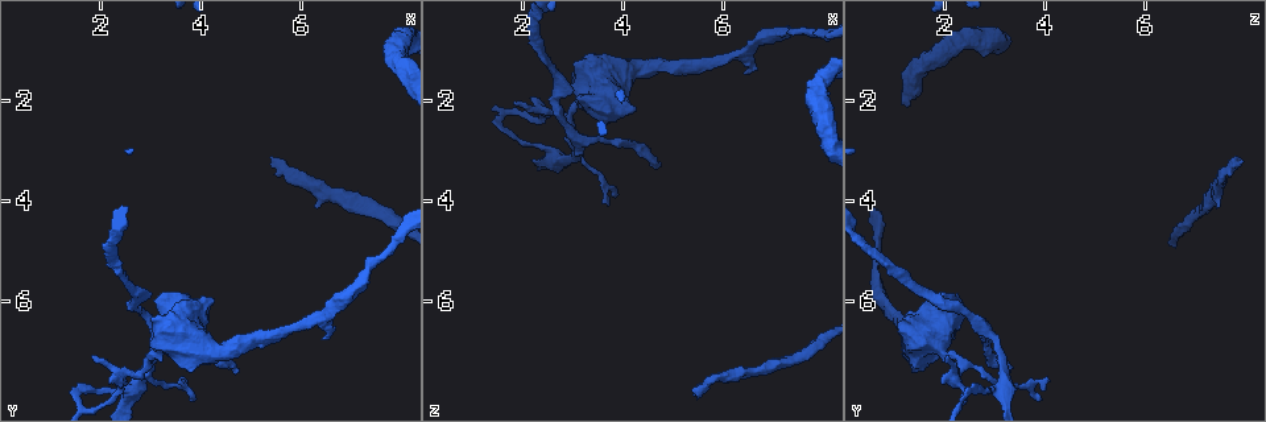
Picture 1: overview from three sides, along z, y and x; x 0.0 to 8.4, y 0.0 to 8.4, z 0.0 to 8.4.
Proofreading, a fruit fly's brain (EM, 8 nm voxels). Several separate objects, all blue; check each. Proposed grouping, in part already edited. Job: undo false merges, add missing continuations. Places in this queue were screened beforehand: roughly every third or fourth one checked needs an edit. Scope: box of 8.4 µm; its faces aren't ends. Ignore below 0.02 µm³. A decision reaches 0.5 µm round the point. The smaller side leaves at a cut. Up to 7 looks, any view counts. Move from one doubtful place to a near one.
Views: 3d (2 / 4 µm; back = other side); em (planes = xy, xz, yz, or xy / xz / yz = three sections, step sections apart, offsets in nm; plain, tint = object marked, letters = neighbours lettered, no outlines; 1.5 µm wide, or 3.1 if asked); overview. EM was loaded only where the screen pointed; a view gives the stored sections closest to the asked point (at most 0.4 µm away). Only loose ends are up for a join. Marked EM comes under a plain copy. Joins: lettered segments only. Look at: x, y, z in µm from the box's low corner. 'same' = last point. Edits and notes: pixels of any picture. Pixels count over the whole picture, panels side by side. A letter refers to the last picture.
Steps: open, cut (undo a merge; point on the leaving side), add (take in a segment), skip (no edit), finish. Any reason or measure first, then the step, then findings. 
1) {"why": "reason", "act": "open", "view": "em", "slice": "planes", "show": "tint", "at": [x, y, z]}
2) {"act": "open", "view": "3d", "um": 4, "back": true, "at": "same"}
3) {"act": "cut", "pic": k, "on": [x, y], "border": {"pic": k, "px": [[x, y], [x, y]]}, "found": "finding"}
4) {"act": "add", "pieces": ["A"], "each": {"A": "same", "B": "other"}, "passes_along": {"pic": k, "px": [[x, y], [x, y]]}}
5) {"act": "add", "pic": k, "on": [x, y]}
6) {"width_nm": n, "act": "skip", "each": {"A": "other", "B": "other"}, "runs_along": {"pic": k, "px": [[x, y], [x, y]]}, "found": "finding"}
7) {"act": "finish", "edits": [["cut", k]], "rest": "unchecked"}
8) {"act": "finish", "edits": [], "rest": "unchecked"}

{"why": "tapers out", "act": "open", "view": "3d", "um": 4, "at": [4.75, 7.40, 3.20]}

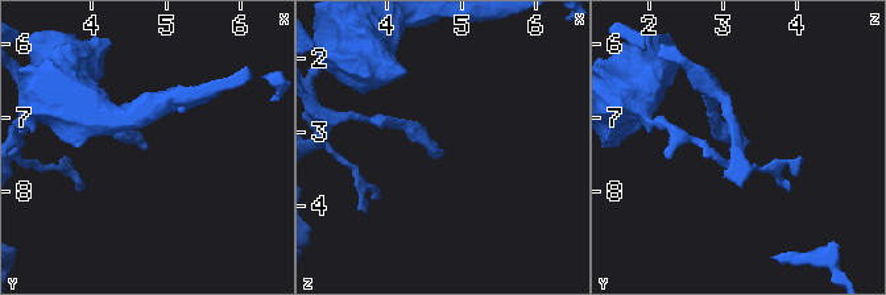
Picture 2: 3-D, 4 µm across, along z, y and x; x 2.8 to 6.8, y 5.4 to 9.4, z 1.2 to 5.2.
{"why": "need the tissue", "act": "open", "view": "em", "slice": "planes", "show": "letters", "at": [4.75, 7.45, 3.20]}

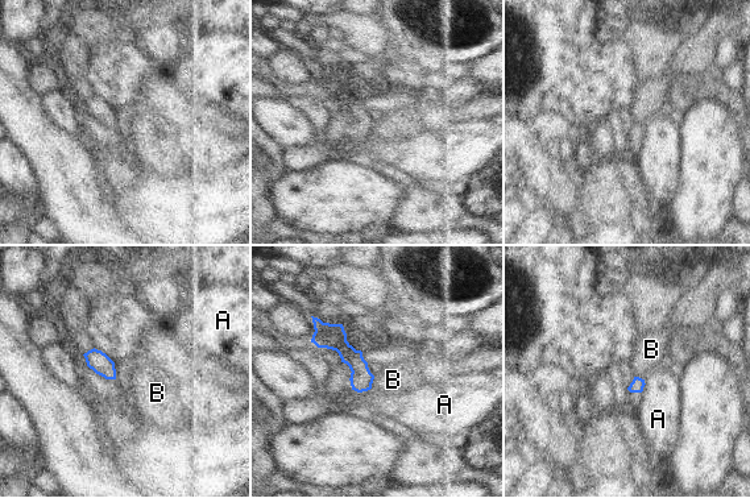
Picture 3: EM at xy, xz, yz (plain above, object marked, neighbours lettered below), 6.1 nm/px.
{"act": "skip", "each": {"A": "other", "B": "other"}, "runs_along": {"pic": 3, "px": [[317, 323], [356, 362], [367, 386]]}, "found": "no lettered segment goes on from it"}

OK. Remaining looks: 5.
{"why": "abrupt turn", "act": "open", "view": "3d", "um": 2, "at": [1.55, 7.80, 2.50]}

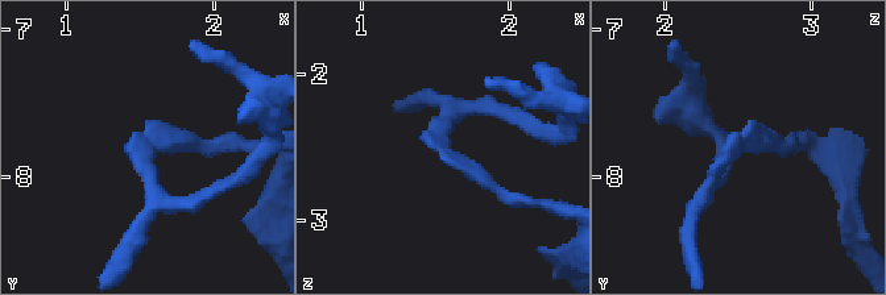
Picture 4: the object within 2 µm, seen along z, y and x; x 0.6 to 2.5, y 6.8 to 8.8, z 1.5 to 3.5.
{"act": "open", "view": "em", "um": 3.1, "slice": "planes", "show": "letters", "at": [1.58, 7.84, 2.46]}

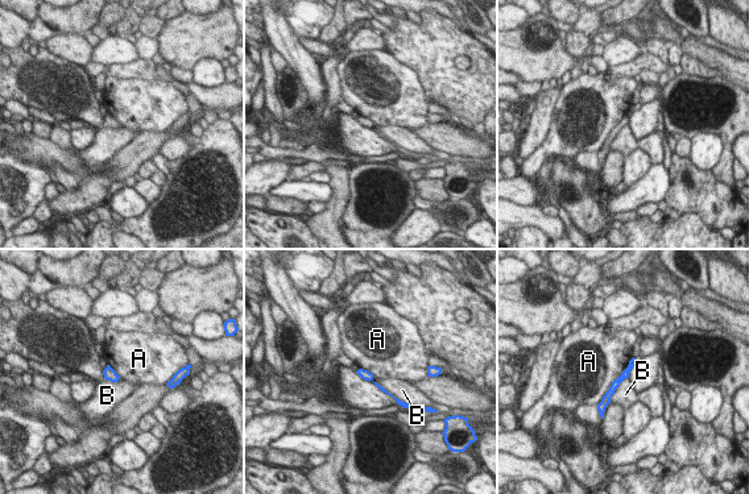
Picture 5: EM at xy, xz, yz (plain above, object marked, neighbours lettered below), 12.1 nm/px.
{"longest_contact_nm": ["A", 750], "act": "cut", "pic": 5, "on": [632, 362], "each": {"A": "other", "B": "other"}, "part_leaving": {"pic": 5, "px": [[377, 385], [400, 402]]}, "found": "two neurons meet here"}

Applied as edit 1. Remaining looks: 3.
{"act": "finish", "edits": [["cut", 5]], "rest": "unchecked"}

